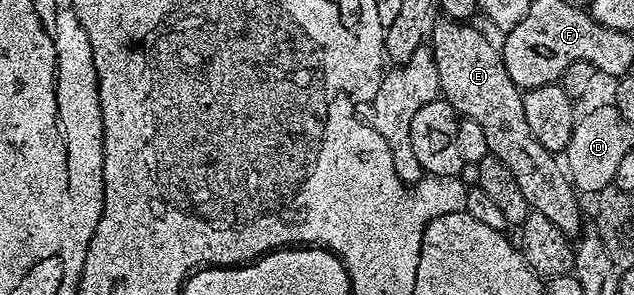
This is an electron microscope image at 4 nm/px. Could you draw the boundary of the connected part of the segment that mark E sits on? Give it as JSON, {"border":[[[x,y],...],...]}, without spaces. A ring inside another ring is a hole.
{"border":[[[442,18],[440,21],[434,22],[431,32],[431,46],[433,49],[433,56],[435,57],[435,65],[439,69],[439,81],[441,82],[441,95],[447,102],[457,110],[458,116],[476,121],[477,124],[483,129],[483,134],[487,136],[487,149],[491,155],[499,157],[499,161],[503,161],[503,165],[507,165],[507,169],[511,169],[511,174],[515,177],[515,181],[519,181],[519,190],[523,192],[523,197],[527,197],[530,208],[539,213],[543,213],[543,217],[547,217],[547,221],[553,222],[555,225],[559,225],[559,229],[563,229],[563,233],[566,237],[573,241],[580,236],[583,230],[583,224],[581,224],[581,203],[578,192],[575,190],[573,183],[570,180],[570,176],[567,174],[566,168],[557,164],[558,156],[554,152],[543,149],[543,145],[539,145],[539,141],[535,141],[535,133],[531,133],[531,125],[527,125],[527,116],[523,114],[523,91],[515,85],[515,81],[511,81],[511,73],[507,73],[507,65],[501,60],[501,53],[498,44],[493,44],[487,36],[481,31],[476,31],[475,28],[469,27],[473,25],[466,25],[461,21],[454,21],[447,18]]]}

